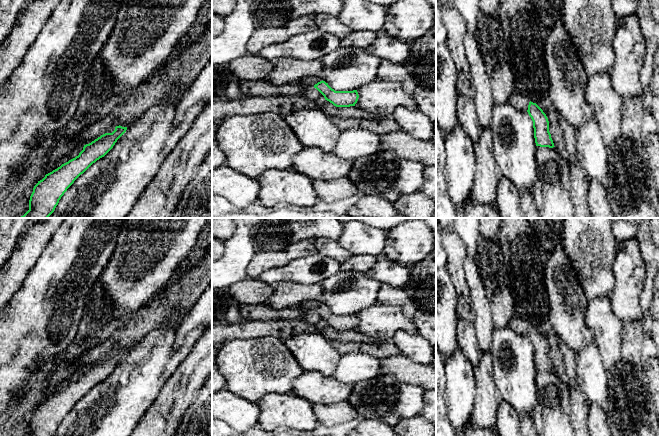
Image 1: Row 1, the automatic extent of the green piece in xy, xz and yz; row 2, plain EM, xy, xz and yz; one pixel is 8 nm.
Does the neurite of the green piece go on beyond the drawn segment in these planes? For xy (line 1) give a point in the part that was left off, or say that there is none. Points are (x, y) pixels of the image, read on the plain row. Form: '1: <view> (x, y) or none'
1: none

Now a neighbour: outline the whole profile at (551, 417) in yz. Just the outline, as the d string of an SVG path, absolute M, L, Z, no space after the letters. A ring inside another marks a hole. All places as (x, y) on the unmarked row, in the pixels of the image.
M536 370L537 397L532 420L538 436L574 436L569 387L555 371Z

